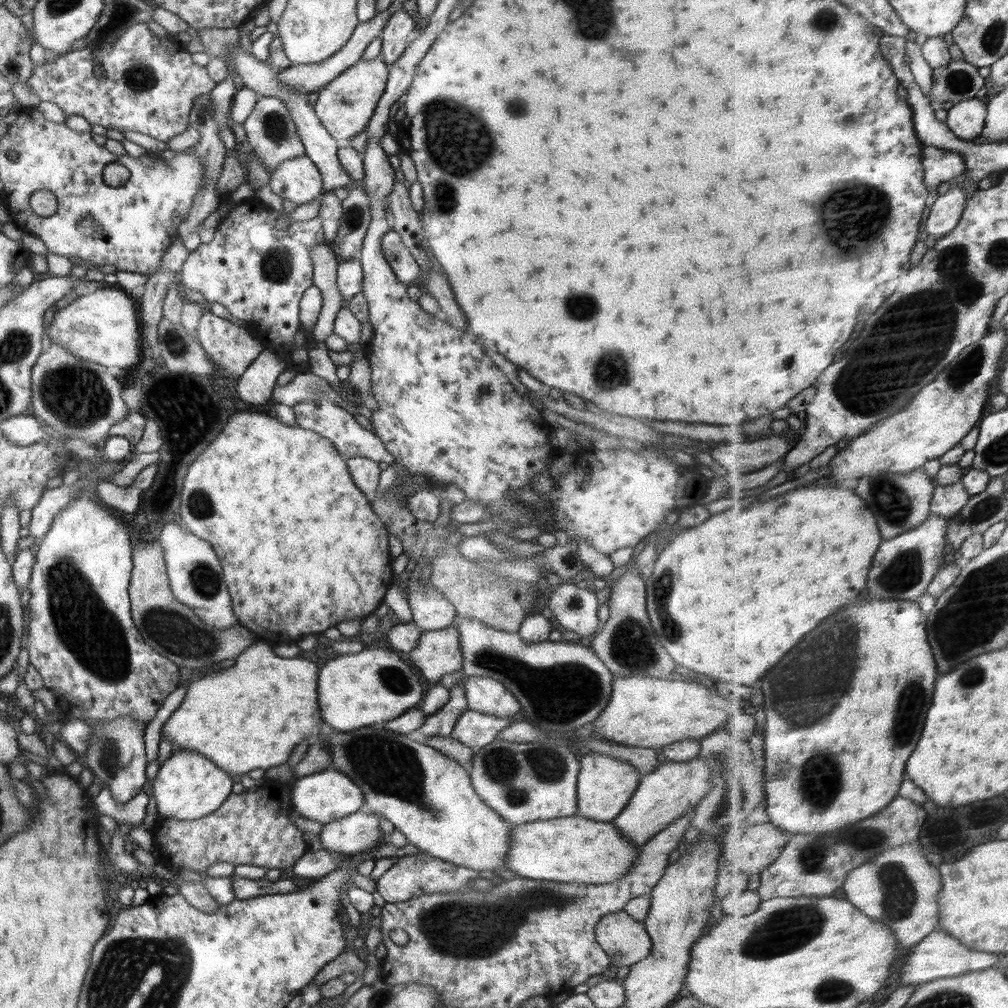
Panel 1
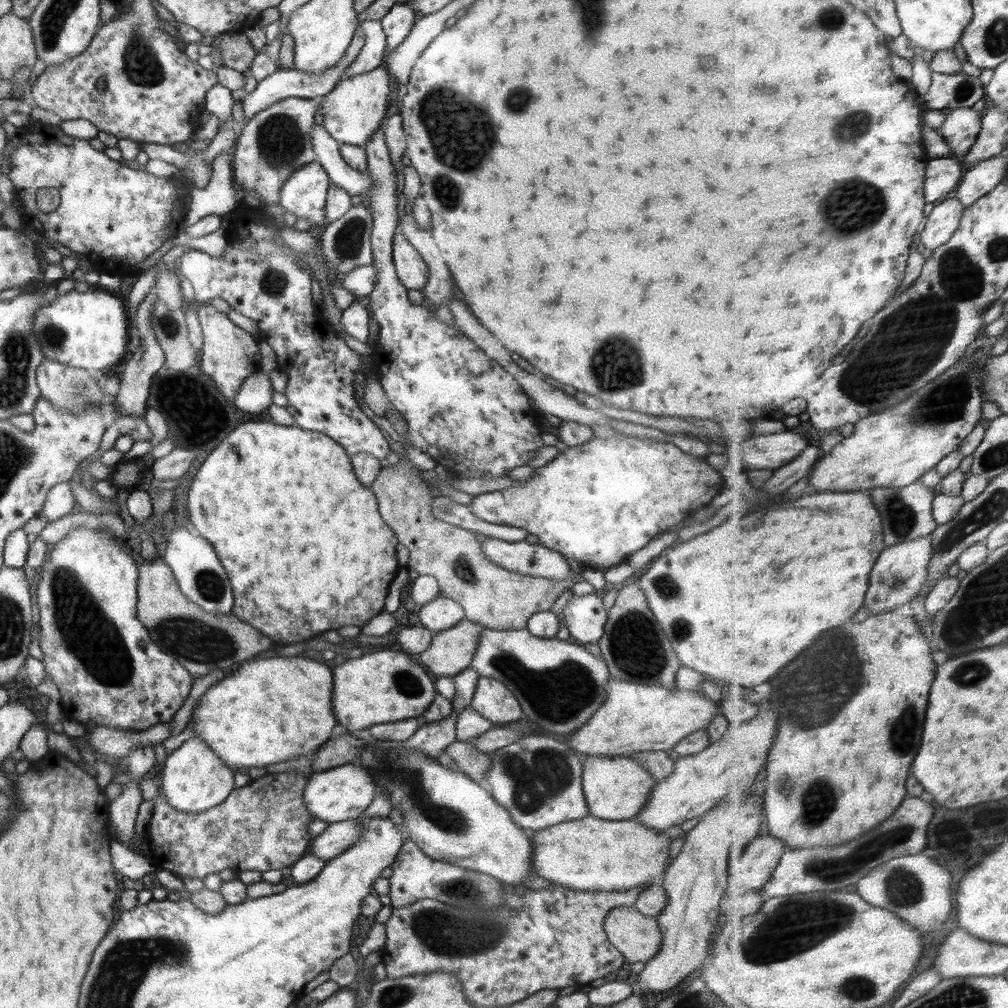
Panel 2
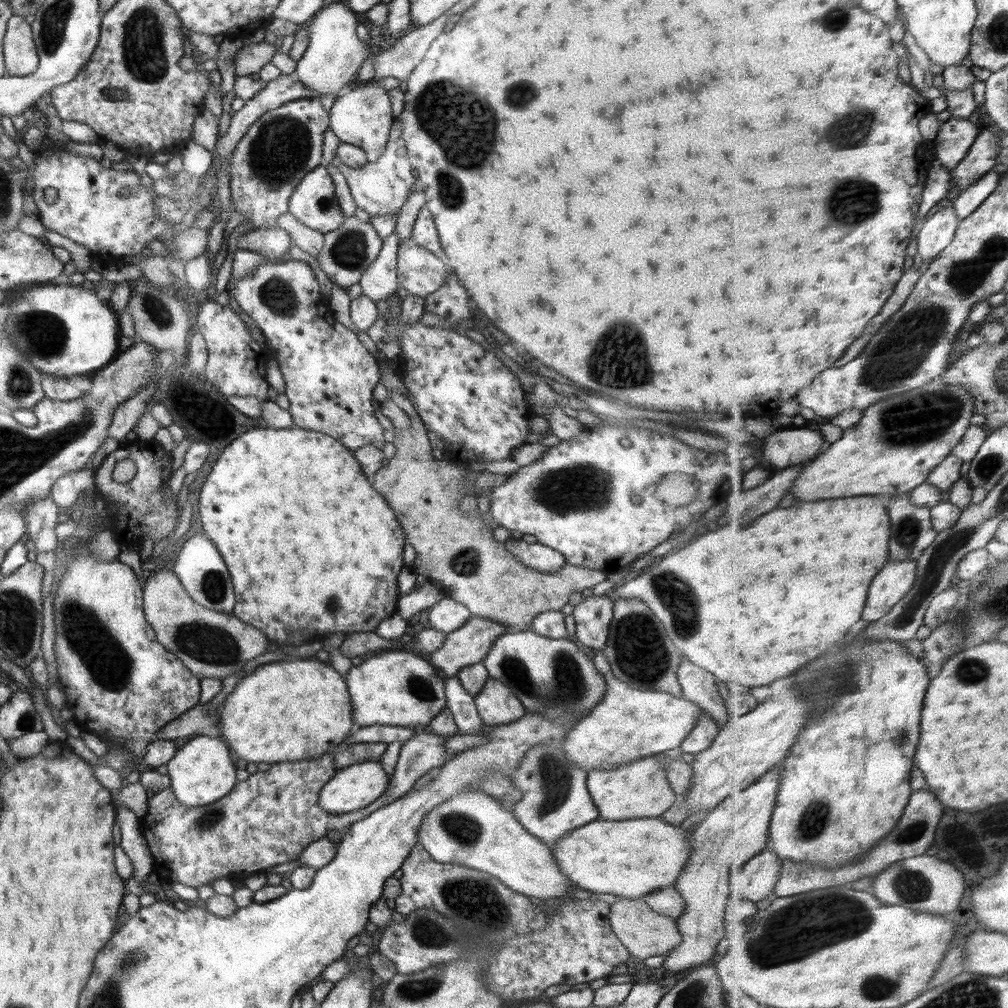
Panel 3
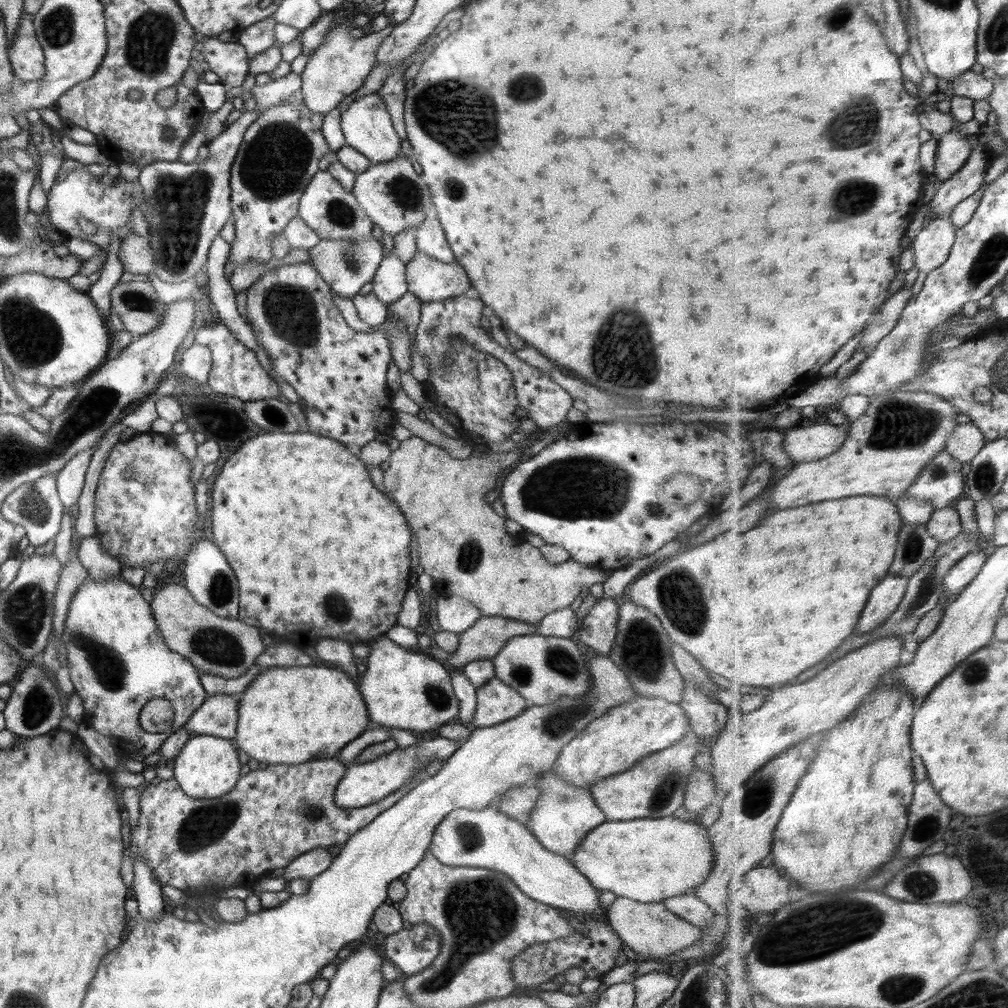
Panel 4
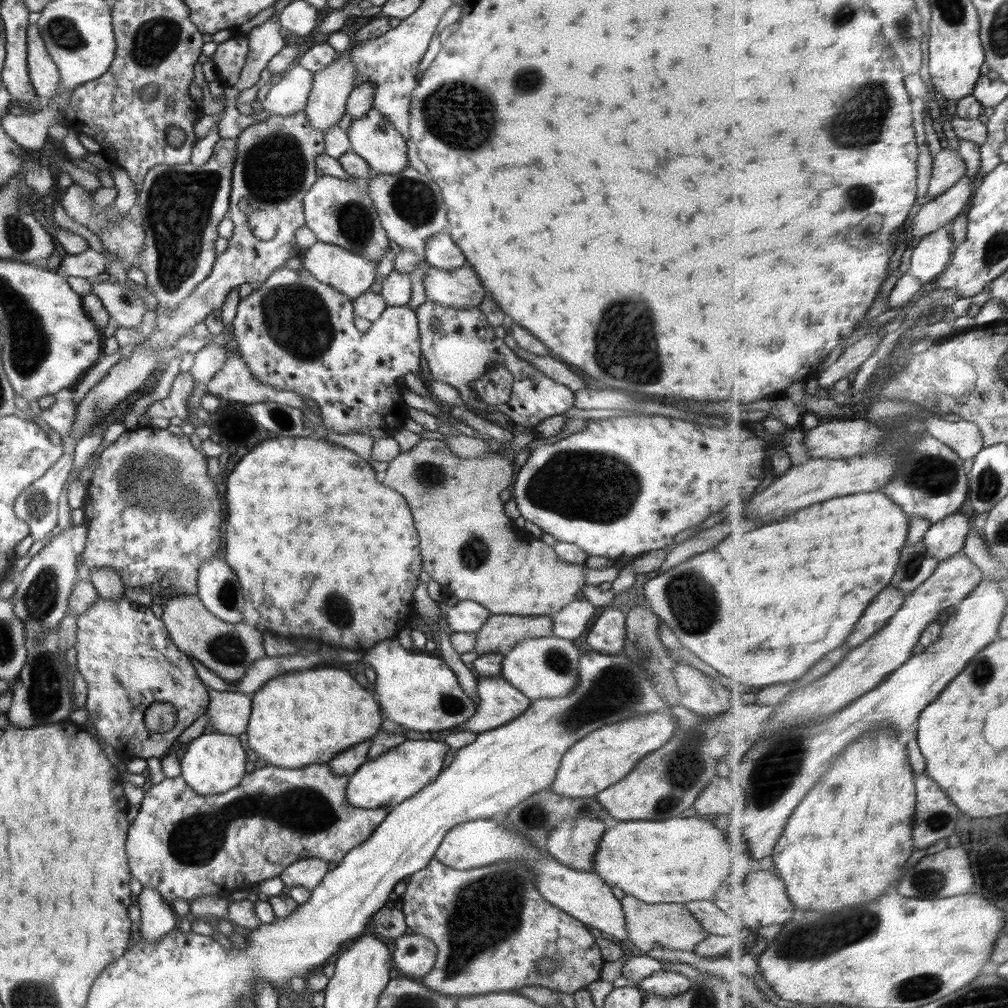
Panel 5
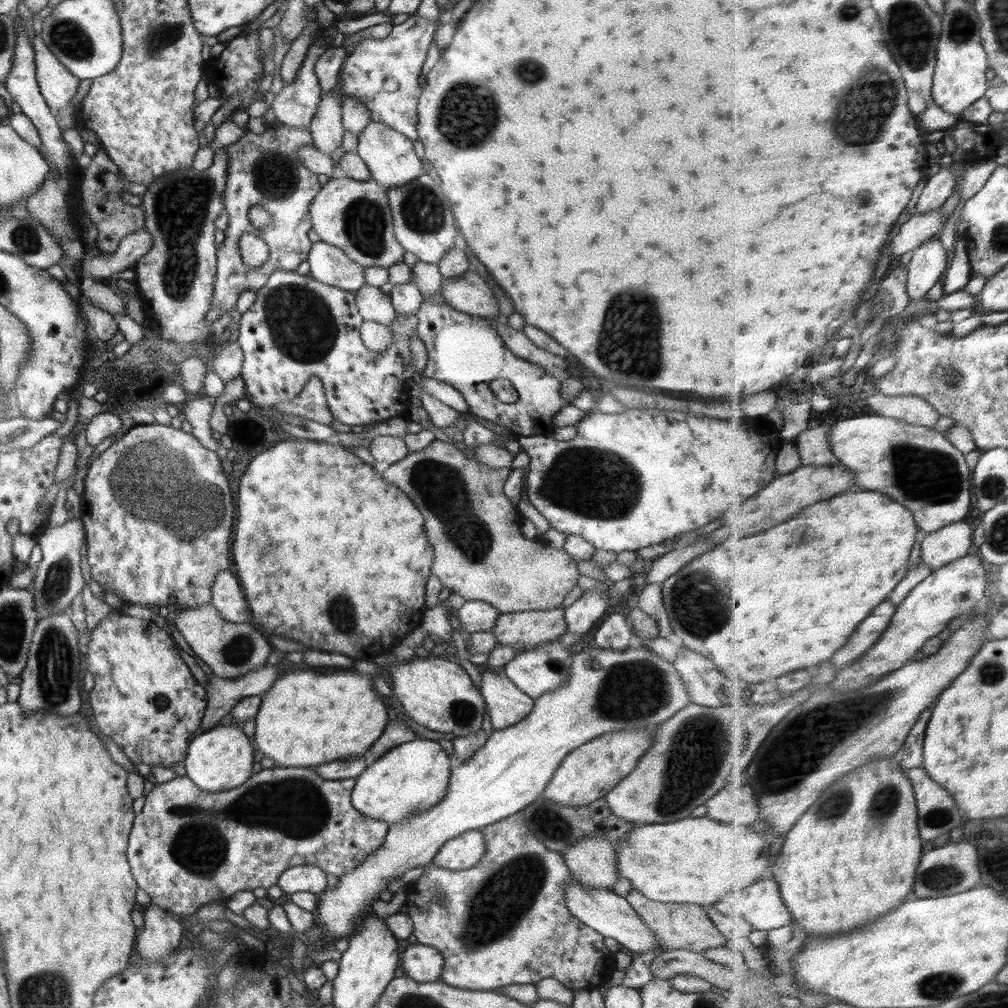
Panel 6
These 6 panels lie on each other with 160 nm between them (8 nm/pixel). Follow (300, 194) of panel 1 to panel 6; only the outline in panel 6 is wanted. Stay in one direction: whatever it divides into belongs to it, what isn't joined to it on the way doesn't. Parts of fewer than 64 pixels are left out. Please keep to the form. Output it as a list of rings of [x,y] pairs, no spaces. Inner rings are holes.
[[[350,177],[330,178],[310,203],[310,222],[320,240],[341,248],[360,266],[388,268],[403,261],[405,248],[396,240],[393,229],[393,216],[387,200],[387,191],[372,178],[368,181],[353,180]]]

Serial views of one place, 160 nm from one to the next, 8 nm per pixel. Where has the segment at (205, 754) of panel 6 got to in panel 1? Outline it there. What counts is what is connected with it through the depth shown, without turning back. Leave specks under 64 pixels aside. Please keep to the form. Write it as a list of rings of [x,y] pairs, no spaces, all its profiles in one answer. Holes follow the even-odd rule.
[[[175,749],[160,765],[154,779],[154,798],[159,818],[196,820],[218,810],[232,790],[232,776],[209,758],[193,750]]]

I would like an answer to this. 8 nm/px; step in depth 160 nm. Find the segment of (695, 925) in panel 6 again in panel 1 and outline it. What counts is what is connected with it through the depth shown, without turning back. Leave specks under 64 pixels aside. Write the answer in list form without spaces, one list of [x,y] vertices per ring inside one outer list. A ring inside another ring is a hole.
[[[624,910],[603,916],[595,933],[614,966],[630,966],[650,954],[653,942],[644,923],[633,919]]]

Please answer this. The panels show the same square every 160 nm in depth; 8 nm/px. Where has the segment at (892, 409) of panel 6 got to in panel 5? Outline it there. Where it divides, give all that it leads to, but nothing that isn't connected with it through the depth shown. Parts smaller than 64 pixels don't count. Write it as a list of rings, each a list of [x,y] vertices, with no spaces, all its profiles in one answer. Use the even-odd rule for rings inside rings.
[[[932,415],[925,423],[930,434],[956,449],[964,460],[975,458],[985,449],[982,429],[975,422],[962,418],[957,422],[950,422],[942,416]]]

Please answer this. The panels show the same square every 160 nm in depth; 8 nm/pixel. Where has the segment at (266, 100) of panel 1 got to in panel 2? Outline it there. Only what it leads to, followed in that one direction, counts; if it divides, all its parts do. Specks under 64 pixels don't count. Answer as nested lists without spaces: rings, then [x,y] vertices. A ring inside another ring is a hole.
[[[284,98],[275,102],[266,110],[257,113],[240,130],[236,145],[232,149],[233,157],[233,182],[243,196],[246,192],[255,192],[267,206],[276,205],[279,202],[280,189],[288,181],[290,175],[301,166],[315,160],[316,155],[312,146],[311,132],[315,126],[314,115],[319,105],[312,99]]]

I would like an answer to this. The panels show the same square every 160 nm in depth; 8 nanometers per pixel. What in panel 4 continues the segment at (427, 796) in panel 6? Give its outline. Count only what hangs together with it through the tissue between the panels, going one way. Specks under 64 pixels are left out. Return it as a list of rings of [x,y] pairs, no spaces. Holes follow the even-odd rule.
[[[438,737],[431,740],[422,740],[407,748],[397,747],[388,754],[383,754],[365,763],[352,762],[348,765],[346,772],[339,779],[335,790],[336,806],[346,809],[361,808],[374,804],[390,794],[396,792],[399,788],[406,786],[415,776],[419,768],[425,768],[435,759],[445,760],[452,756],[463,741],[448,740]]]

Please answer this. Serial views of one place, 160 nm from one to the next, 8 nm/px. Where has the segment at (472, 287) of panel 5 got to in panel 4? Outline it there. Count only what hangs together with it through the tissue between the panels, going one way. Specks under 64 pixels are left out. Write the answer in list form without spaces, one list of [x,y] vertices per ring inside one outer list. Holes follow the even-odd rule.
[[[419,250],[406,265],[406,284],[423,303],[473,294],[466,271],[458,263],[446,264]]]

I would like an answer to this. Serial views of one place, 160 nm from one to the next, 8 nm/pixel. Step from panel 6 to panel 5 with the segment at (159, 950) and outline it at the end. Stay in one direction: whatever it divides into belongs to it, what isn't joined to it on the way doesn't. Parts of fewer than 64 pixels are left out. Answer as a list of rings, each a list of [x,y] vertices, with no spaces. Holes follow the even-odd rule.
[[[143,886],[140,894],[134,896],[134,900],[141,910],[140,934],[142,934],[143,940],[146,942],[157,942],[161,936],[170,934],[173,929],[176,929],[173,907],[161,897],[157,890]]]

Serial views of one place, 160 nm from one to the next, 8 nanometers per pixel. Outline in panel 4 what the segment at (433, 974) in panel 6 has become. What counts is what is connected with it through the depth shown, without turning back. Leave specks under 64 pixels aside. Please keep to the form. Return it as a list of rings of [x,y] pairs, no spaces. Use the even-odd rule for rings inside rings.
[[[425,922],[389,934],[384,943],[385,958],[407,977],[427,969],[440,954],[440,949],[440,933]]]

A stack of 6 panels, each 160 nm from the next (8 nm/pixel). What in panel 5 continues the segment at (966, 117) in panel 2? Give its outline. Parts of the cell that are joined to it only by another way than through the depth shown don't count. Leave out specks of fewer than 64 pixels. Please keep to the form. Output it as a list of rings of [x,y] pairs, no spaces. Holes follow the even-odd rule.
[[[948,147],[942,149],[934,158],[933,174],[928,196],[932,199],[942,197],[948,193],[968,172],[965,158],[960,156],[960,151]]]

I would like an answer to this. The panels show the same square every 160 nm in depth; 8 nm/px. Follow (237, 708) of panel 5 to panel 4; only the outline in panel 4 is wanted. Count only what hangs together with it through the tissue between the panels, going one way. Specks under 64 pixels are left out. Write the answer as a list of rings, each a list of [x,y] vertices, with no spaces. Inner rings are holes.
[[[207,695],[185,724],[191,734],[234,740],[238,722],[238,702],[231,695]]]

